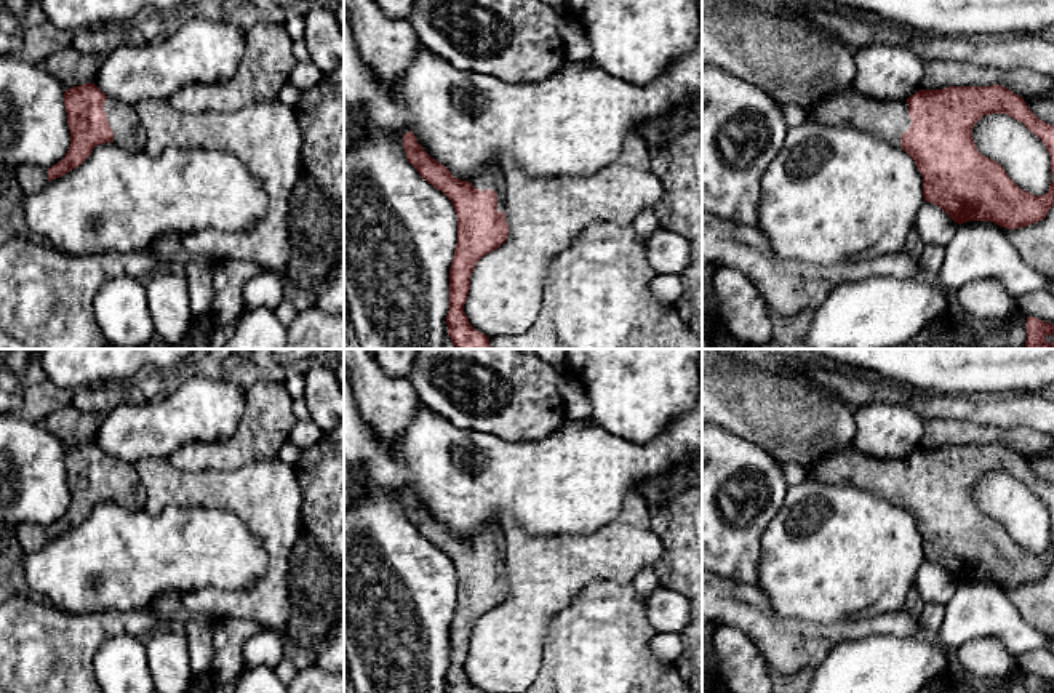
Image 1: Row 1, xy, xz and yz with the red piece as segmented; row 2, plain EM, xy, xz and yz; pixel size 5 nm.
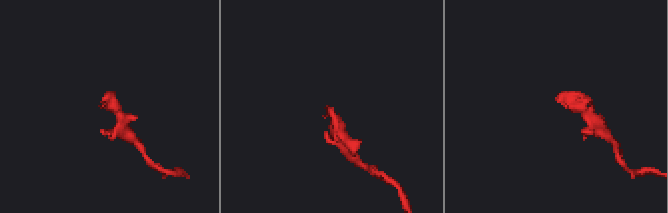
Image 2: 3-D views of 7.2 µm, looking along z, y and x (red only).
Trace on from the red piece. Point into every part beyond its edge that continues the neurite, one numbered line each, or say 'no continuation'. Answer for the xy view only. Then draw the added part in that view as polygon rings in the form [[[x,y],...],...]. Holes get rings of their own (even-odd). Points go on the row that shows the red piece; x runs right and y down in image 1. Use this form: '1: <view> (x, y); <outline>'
1: xy (128, 133); [[[107,98],[104,102],[104,110],[114,131],[114,144],[128,152],[142,150],[146,134],[134,106]]]

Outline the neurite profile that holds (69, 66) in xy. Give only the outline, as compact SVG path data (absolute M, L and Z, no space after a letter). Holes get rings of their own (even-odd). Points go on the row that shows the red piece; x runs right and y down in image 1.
M69 46L50 54L42 66L69 90L93 83L101 62L101 54L83 54Z

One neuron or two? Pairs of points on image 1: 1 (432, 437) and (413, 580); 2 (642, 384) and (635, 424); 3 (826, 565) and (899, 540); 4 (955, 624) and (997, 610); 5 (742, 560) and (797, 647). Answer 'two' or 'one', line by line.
1: two
2: one
3: one
4: one
5: two

